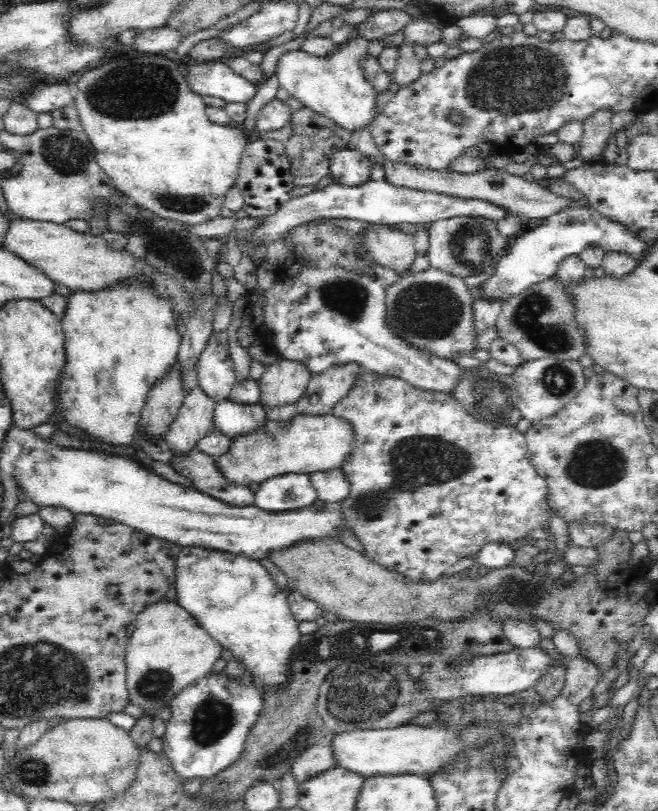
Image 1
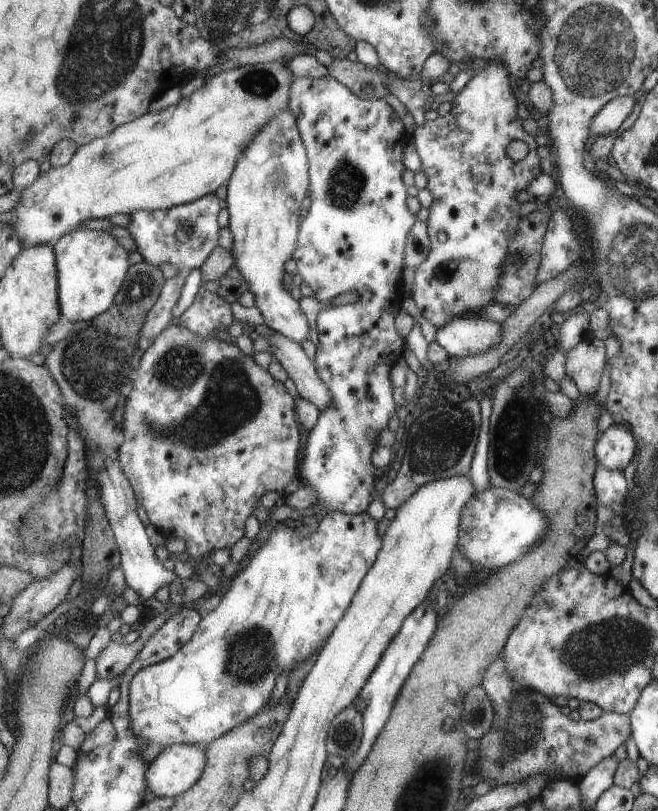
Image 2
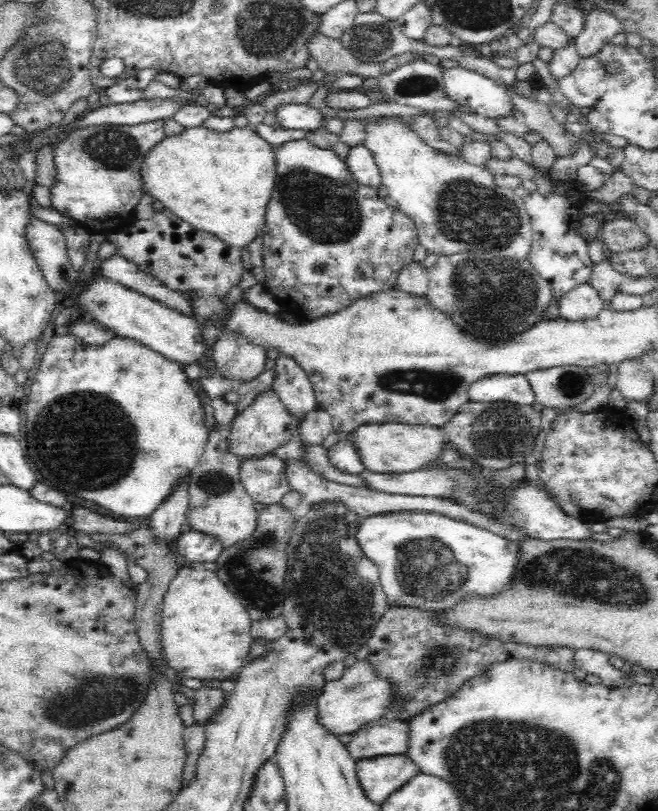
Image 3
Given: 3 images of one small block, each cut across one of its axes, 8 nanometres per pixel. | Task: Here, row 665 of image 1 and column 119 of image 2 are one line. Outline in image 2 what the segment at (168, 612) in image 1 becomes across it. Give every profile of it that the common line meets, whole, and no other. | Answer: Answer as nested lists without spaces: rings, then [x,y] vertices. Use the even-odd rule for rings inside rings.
[[[271,61],[263,63],[255,63],[252,65],[238,66],[233,69],[227,69],[220,73],[208,76],[204,81],[204,84],[197,90],[195,90],[190,96],[180,98],[177,104],[170,105],[165,109],[155,112],[145,112],[140,117],[137,117],[135,121],[126,122],[124,125],[119,126],[113,130],[111,134],[96,138],[77,149],[77,154],[73,157],[73,160],[65,166],[53,167],[45,172],[43,176],[39,177],[39,180],[30,186],[23,189],[21,194],[21,202],[17,204],[17,208],[14,208],[17,220],[13,222],[13,228],[15,230],[15,236],[21,239],[22,246],[37,246],[37,244],[55,244],[62,236],[69,234],[77,230],[83,222],[87,220],[97,220],[97,218],[109,218],[115,216],[115,214],[128,214],[131,215],[137,210],[165,210],[175,205],[185,204],[191,202],[200,196],[205,194],[213,194],[215,190],[221,185],[227,185],[229,177],[232,176],[233,169],[236,168],[236,162],[240,160],[240,157],[244,154],[245,149],[248,148],[249,142],[256,137],[256,134],[260,132],[264,126],[267,126],[272,118],[279,114],[281,110],[288,108],[289,93],[291,88],[291,82],[294,75],[289,71],[289,68],[284,62]]]

